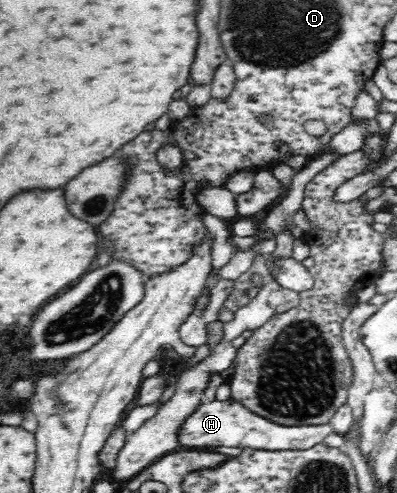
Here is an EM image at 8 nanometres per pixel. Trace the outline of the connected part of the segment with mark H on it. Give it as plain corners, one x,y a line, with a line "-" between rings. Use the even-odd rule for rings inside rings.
229,398
224,401
215,399
207,403
200,402
200,405
181,421
177,429
176,441
177,445
189,448
244,447
270,451
305,450
320,444
334,432
334,426
330,422
322,425
286,427
252,413
241,403

